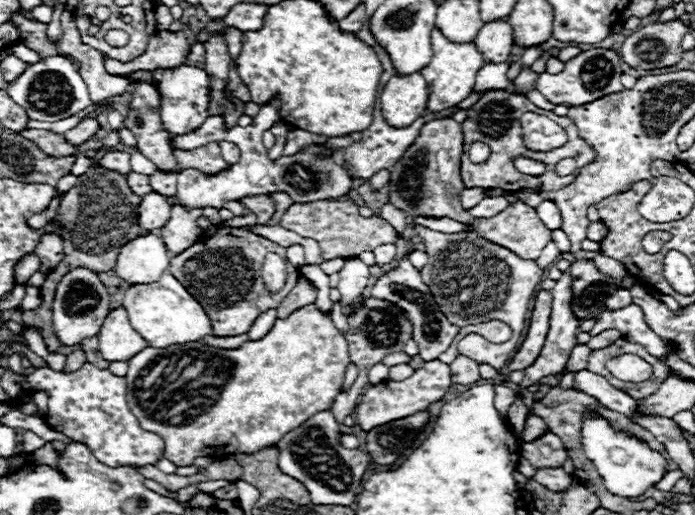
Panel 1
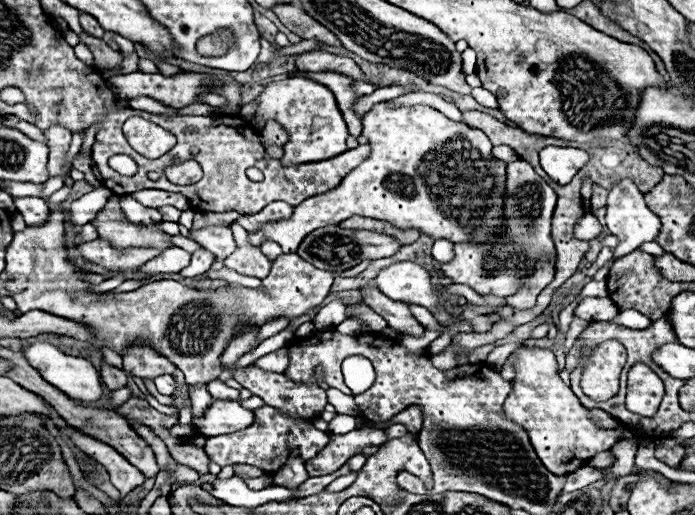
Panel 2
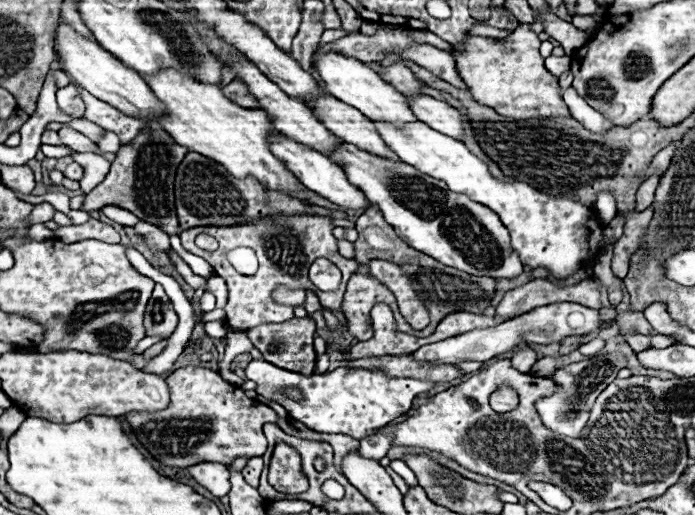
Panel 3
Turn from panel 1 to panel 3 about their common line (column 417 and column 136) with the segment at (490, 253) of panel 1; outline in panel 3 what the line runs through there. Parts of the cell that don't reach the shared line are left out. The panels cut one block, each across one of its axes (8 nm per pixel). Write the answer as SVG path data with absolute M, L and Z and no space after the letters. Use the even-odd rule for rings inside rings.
M138 222L134 228L136 228L136 232L144 238L146 246L148 246L154 254L166 252L166 250L170 248L170 238L168 238L168 234L164 234L164 230L160 230L158 226L152 226L152 224L148 224L148 222Z

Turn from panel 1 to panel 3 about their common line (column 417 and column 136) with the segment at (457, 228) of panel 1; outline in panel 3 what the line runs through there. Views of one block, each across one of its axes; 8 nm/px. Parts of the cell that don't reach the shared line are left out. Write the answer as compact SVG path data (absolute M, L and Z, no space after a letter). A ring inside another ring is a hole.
M104 206L104 214L122 226L136 226L136 222L140 222L132 212L122 210L120 206Z

